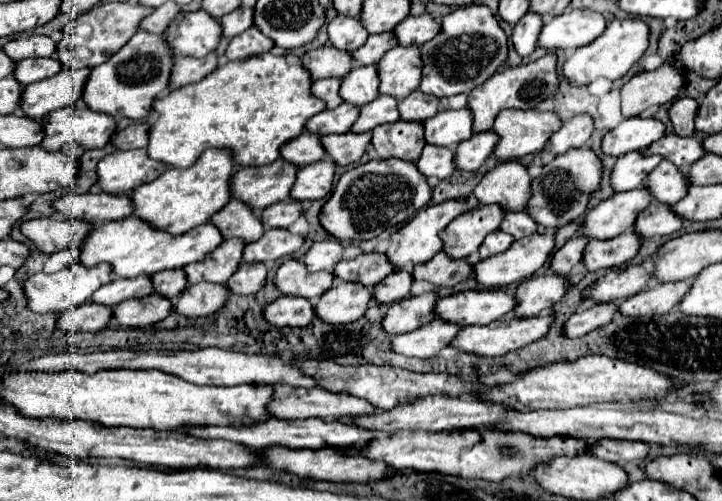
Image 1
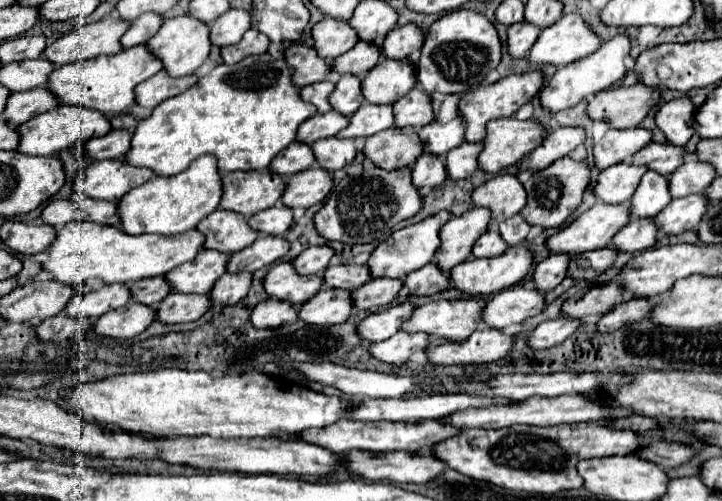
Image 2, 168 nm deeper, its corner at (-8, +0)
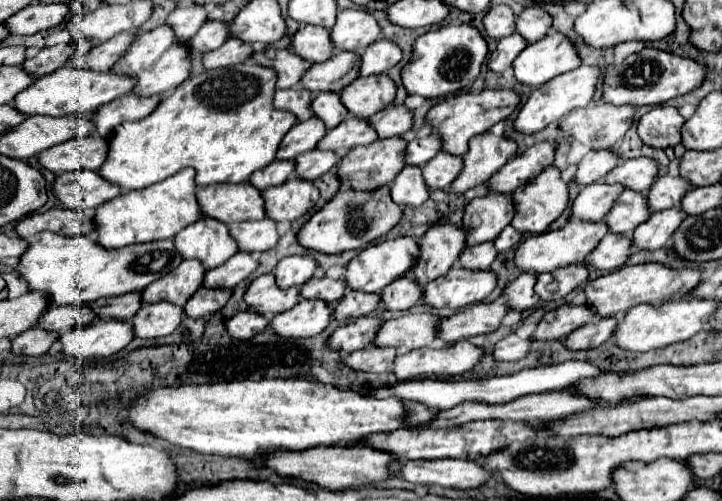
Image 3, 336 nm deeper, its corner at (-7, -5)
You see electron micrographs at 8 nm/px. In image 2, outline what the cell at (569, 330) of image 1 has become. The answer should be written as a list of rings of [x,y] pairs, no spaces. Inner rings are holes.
[[[563,315],[557,317],[557,319],[551,319],[551,321],[543,321],[529,335],[529,345],[533,349],[547,349],[547,347],[561,345],[579,327],[581,327],[581,321],[575,321],[575,319],[569,319],[569,317],[563,317]]]

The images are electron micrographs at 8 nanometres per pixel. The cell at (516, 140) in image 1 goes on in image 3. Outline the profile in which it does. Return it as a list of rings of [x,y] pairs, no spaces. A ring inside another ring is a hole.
[[[490,132],[478,134],[470,140],[468,154],[464,156],[464,168],[450,184],[450,192],[464,194],[466,190],[484,184],[494,172],[498,172],[516,154],[516,142]]]

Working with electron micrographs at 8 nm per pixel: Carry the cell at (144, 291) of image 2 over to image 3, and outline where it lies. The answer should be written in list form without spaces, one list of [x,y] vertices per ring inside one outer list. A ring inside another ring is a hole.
[[[122,294],[122,296],[114,296],[114,298],[102,298],[98,302],[92,302],[90,306],[96,312],[96,316],[100,316],[100,318],[108,316],[112,320],[128,322],[142,306],[142,300],[140,300],[140,294]]]

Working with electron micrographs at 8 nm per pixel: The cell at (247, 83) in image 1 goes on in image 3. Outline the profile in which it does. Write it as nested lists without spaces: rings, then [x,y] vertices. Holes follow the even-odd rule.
[[[242,62],[228,68],[218,68],[202,72],[184,80],[174,92],[162,96],[156,110],[138,120],[122,122],[108,138],[108,156],[100,168],[100,176],[110,184],[120,186],[122,190],[140,190],[150,184],[156,184],[168,176],[174,176],[186,166],[196,170],[196,186],[220,184],[220,182],[246,182],[254,170],[260,170],[274,162],[280,140],[296,124],[294,114],[280,112],[272,106],[272,96],[276,90],[276,72],[256,62]]]

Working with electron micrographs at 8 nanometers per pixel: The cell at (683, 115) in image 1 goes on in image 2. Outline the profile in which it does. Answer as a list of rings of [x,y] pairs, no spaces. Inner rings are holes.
[[[685,95],[681,99],[673,99],[673,101],[665,103],[657,111],[655,121],[657,121],[657,127],[665,133],[669,143],[685,145],[691,139],[691,135],[695,133],[693,115],[695,115],[695,105]]]

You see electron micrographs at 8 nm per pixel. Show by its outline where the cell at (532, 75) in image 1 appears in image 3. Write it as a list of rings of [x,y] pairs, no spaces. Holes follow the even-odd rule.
[[[482,90],[482,92],[464,92],[456,96],[448,96],[436,106],[432,106],[426,114],[426,124],[432,126],[434,134],[442,140],[442,150],[452,156],[464,156],[468,150],[468,140],[472,136],[484,134],[496,122],[508,118],[512,110],[516,110],[520,96],[512,90]]]

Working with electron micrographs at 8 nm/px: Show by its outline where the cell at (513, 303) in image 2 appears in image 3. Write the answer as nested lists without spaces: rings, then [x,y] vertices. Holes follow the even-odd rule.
[[[498,302],[468,306],[448,318],[438,320],[438,338],[446,344],[454,344],[458,340],[494,332],[506,312],[508,306]]]

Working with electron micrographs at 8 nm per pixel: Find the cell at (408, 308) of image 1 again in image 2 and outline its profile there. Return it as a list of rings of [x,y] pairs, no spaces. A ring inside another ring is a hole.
[[[407,301],[407,303],[393,305],[381,313],[373,313],[359,323],[357,333],[371,343],[389,339],[391,335],[395,335],[399,331],[399,325],[403,325],[403,321],[407,321],[407,317],[411,315],[413,309],[417,309],[417,307]]]

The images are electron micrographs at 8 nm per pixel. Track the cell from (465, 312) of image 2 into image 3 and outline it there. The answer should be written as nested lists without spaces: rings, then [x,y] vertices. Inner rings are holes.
[[[406,314],[394,320],[386,320],[374,336],[374,346],[392,346],[402,352],[434,346],[438,318],[432,314]]]

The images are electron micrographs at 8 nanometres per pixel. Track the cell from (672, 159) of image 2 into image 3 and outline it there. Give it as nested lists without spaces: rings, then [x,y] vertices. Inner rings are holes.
[[[632,158],[606,174],[608,184],[622,184],[634,192],[646,192],[658,178],[658,162],[652,158]]]

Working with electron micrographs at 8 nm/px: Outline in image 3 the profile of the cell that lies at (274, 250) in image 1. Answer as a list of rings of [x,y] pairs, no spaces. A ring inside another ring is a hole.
[[[236,252],[232,258],[228,258],[222,266],[216,266],[214,270],[208,270],[204,276],[204,288],[210,286],[226,286],[232,288],[246,280],[250,272],[258,266],[258,260],[248,252]]]

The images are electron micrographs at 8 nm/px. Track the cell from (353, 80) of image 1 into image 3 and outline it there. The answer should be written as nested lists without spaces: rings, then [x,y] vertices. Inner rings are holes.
[[[316,94],[310,102],[310,108],[314,116],[326,124],[328,130],[338,126],[348,116],[348,110],[342,106],[338,94]]]

